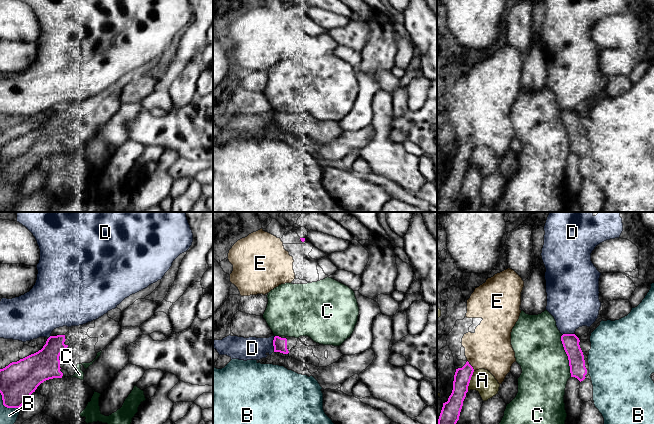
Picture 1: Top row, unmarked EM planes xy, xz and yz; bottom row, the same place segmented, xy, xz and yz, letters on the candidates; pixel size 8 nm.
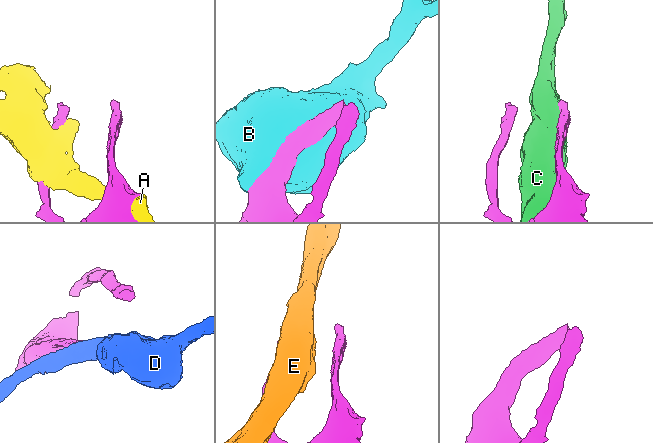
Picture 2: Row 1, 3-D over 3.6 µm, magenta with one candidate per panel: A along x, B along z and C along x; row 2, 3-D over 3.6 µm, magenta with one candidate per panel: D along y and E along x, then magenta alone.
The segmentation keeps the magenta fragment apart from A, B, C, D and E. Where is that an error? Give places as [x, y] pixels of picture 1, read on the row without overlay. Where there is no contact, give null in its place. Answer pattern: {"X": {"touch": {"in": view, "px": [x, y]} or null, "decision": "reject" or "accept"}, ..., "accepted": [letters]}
{"A": {"touch": {"in": "yz", "px": [469, 157]}, "decision": "reject"}, "B": {"touch": {"in": "xy", "px": [6, 182]}, "decision": "reject"}, "C": {"touch": {"in": "yz", "px": [567, 131]}, "decision": "reject"}, "D": {"touch": {"in": "xz", "px": [273, 120]}, "decision": "reject"}, "E": {"touch": {"in": "yz", "px": [472, 144]}, "decision": "reject"}, "accepted": []}

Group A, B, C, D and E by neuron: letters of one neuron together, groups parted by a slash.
A / B / C / D / E

